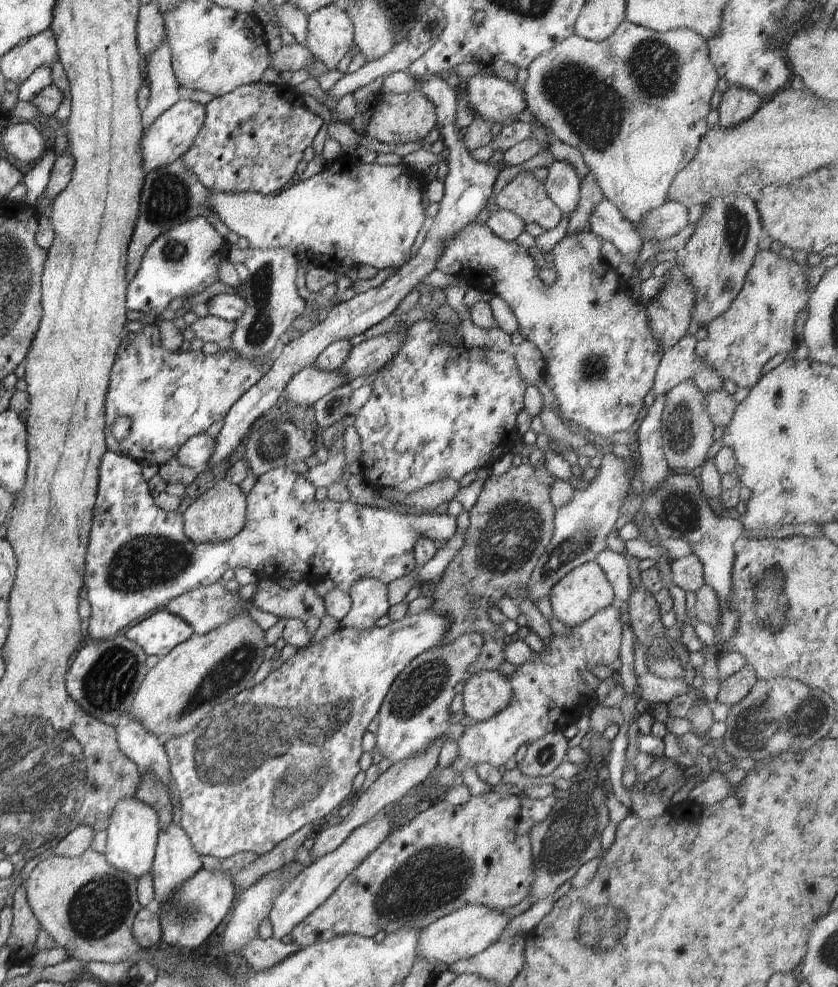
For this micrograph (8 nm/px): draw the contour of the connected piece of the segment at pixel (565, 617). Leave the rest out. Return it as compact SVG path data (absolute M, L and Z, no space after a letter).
M595 561L582 564L582 566L578 566L575 570L572 570L570 574L566 574L550 590L548 600L550 600L550 604L552 605L554 617L571 629L576 628L578 624L586 622L586 620L590 620L596 612L617 604L612 586L608 582L608 578L606 578L606 574L604 574L602 568Z

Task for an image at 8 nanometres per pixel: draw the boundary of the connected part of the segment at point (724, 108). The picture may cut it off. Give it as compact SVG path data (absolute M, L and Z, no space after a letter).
M729 86L728 90L721 94L720 106L718 106L718 113L720 113L720 120L718 126L720 128L734 128L746 120L750 120L750 116L754 116L754 112L763 105L763 98L744 90L744 88L736 88L736 86Z

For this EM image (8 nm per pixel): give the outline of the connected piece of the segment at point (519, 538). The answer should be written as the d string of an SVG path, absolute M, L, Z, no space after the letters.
M543 461L542 464L536 467L533 467L530 463L521 464L517 468L512 467L508 472L503 472L501 476L488 477L478 501L470 508L470 526L465 532L464 546L460 548L460 552L450 562L438 582L418 584L422 586L422 596L432 598L432 612L442 612L450 618L452 626L446 632L446 640L442 642L442 645L456 640L466 632L476 631L484 636L482 652L480 652L478 660L474 660L473 665L468 668L468 672L473 674L486 670L496 672L506 660L504 658L505 632L497 627L492 632L494 625L489 618L489 610L494 608L500 602L500 598L504 598L504 596L512 598L518 604L527 598L528 582L534 571L534 566L548 548L554 533L556 509L549 499L549 490L556 479L548 471Z

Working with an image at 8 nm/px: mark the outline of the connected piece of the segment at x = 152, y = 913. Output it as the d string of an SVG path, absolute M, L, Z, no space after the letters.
M142 907L138 912L132 936L142 948L153 949L162 945L162 922L153 907Z

